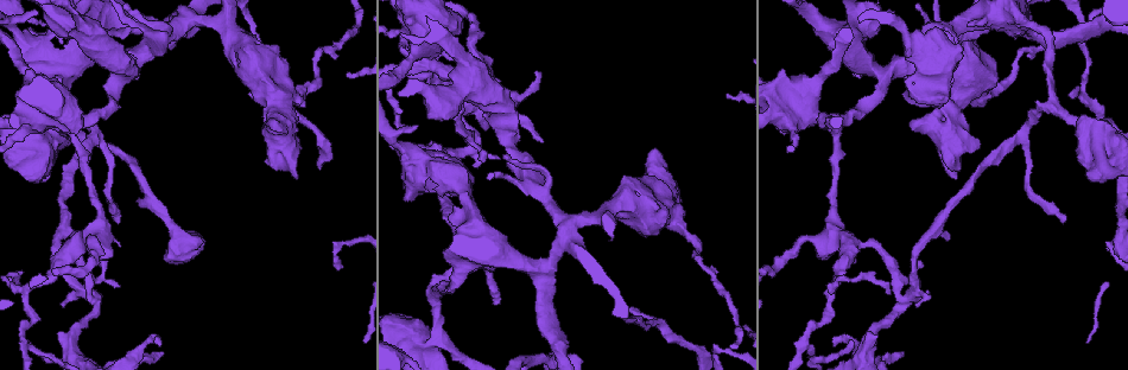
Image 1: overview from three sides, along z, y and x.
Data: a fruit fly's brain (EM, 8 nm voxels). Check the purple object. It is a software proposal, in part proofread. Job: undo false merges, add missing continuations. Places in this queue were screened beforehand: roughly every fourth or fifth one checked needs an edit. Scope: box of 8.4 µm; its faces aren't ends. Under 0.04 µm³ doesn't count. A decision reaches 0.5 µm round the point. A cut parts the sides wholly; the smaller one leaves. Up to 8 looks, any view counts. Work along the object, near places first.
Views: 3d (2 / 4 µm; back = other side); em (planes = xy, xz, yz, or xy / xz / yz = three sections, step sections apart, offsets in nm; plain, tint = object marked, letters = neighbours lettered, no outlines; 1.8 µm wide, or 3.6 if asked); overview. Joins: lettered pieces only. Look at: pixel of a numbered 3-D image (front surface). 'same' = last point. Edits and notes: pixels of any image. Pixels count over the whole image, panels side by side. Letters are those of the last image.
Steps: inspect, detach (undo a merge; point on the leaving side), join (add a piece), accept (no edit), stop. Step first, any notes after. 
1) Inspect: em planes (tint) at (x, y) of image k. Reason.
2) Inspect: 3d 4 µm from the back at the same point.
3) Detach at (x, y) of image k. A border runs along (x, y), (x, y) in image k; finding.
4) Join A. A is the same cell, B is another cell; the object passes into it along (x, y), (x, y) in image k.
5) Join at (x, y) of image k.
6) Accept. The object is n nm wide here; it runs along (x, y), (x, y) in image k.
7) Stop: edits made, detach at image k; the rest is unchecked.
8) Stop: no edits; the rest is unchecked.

Inspect: 3d 4 µm at (468, 147) of image 1. A fork.

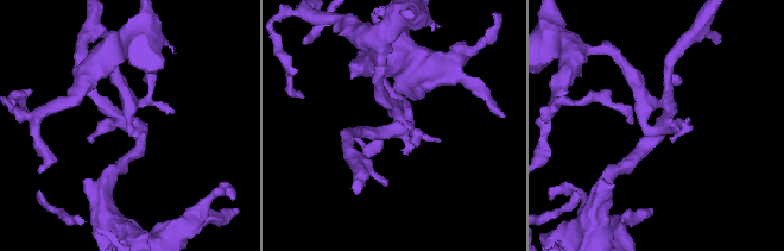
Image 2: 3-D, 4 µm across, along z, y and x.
Inspect: em planes (letters) at (395, 126) of image 2. Now the EM.

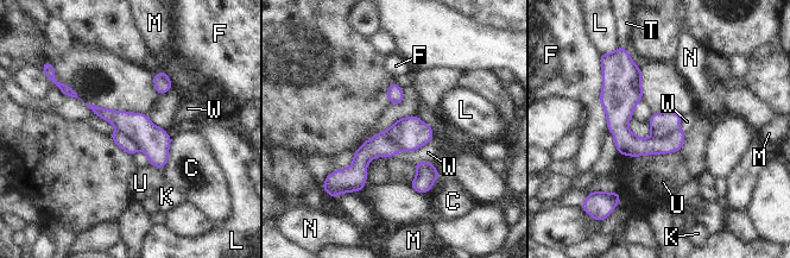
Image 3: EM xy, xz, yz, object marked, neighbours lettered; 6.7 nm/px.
Accept. C, F, K, L, M, N, T, U and W are other cells; a border runs along (434, 138), (392, 156) in image 3; all the same cell.

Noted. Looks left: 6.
Inspect: 3d 4 µm at (469, 67) of image 1. A fork.

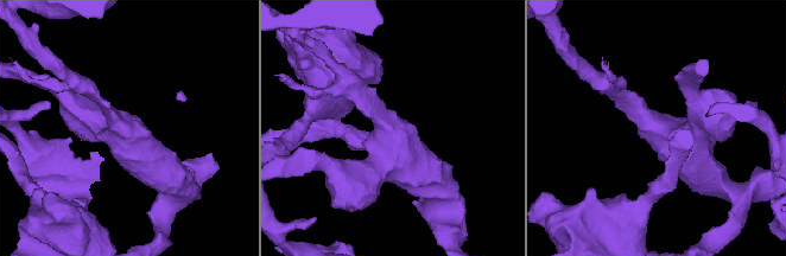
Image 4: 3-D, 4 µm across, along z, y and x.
Inspect: em 3.6 µm xz step 4 (letters) at (122, 128) of image 4. 3 arms meet here; the arms are 200, 480, 550 nm wide.

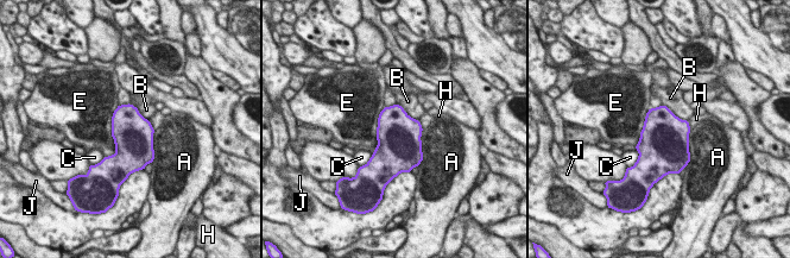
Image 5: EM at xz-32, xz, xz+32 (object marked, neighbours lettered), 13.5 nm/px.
Accept. The longest contact is with E, 800 nm; A, B, C, E, H and J are other cells; a border runs along (118, 104), (115, 151), (103, 158) in image 5; continuous, no second cell.

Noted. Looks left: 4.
Inspect: 3d 2 µm at (449, 71) of image 1. Abrupt turn.

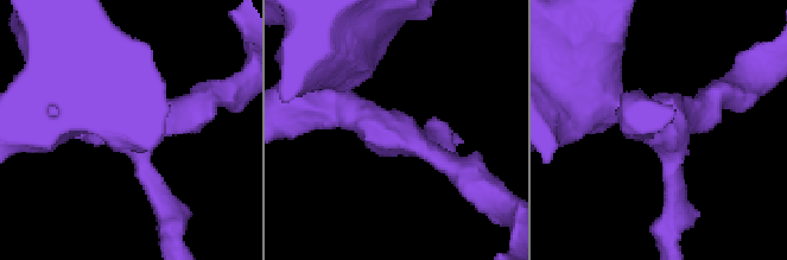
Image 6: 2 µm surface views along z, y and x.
Inspect: em planes (letters) at (669, 127) of image 6. Need the tissue.

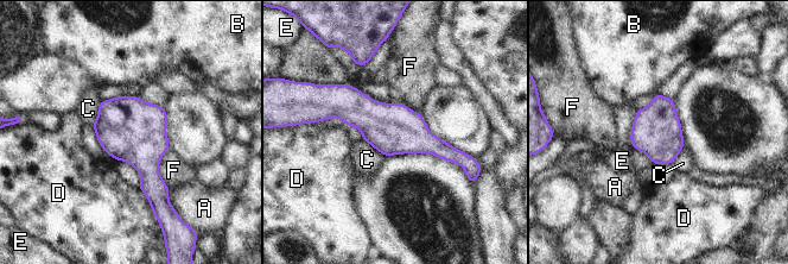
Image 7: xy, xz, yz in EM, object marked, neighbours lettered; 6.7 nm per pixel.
Accept. The object is 340 nm wide here; A, B, C, D, E and F are other cells; all the same cell.

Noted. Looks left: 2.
Inspect: em planes (letters) at (1053, 104) of image 1. Abrupt turn.

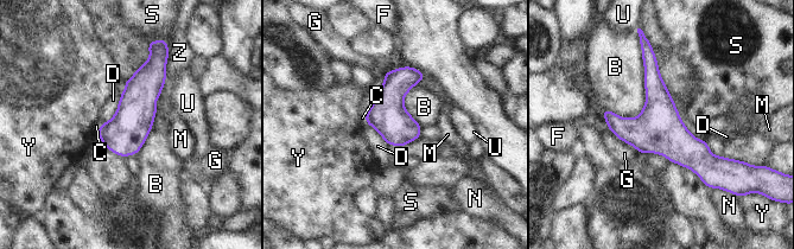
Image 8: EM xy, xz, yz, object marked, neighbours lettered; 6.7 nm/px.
Accept. B, C, D, F, G, M, N, S, U, Y and Z are other cells; a border runs along (121, 95), (115, 114), (100, 125) in image 8; continuous, no second cell.

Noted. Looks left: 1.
Stop: no edits; the rest is unchecked.

